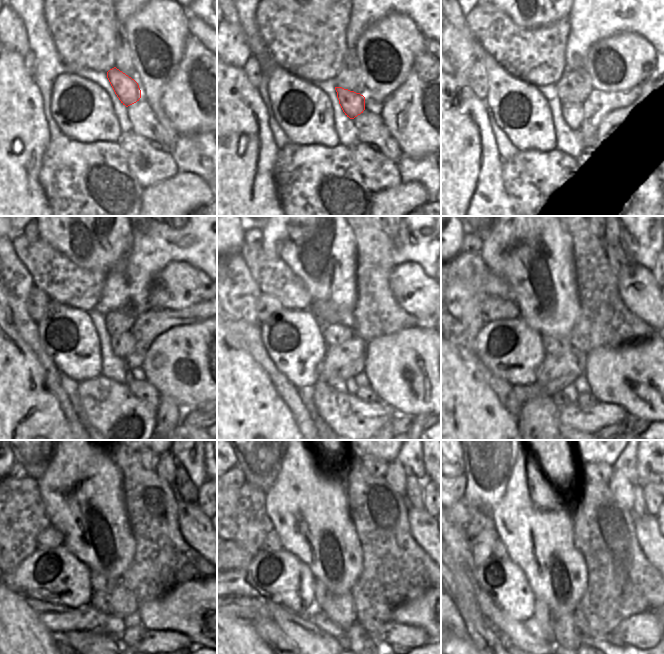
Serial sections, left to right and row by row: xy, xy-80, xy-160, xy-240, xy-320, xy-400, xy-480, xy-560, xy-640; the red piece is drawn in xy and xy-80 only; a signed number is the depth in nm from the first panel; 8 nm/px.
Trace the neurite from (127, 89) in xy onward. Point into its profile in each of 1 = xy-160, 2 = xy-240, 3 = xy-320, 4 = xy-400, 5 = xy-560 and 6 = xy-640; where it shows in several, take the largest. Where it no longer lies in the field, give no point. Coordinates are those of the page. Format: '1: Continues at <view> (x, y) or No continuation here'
1: Continues at xy-160 (572, 112)
2: Continues at xy-240 (123, 344)
3: Continues at xy-320 (337, 357)
4: Continues at xy-400 (574, 361)
5: Continues at xy-560 (340, 609)
6: Continues at xy-640 (567, 633).

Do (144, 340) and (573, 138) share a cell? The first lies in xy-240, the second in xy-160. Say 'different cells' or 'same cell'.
different cells

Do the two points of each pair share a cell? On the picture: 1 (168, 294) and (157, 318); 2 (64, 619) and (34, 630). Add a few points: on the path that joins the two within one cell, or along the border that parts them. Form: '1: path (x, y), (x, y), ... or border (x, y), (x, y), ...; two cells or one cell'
1: border (185, 308), (179, 310), (149, 309); two cells
2: border (30, 607), (57, 637); two cells

